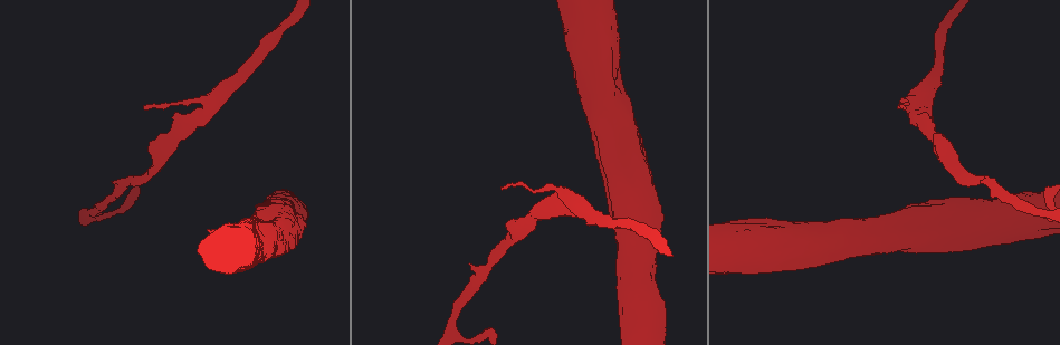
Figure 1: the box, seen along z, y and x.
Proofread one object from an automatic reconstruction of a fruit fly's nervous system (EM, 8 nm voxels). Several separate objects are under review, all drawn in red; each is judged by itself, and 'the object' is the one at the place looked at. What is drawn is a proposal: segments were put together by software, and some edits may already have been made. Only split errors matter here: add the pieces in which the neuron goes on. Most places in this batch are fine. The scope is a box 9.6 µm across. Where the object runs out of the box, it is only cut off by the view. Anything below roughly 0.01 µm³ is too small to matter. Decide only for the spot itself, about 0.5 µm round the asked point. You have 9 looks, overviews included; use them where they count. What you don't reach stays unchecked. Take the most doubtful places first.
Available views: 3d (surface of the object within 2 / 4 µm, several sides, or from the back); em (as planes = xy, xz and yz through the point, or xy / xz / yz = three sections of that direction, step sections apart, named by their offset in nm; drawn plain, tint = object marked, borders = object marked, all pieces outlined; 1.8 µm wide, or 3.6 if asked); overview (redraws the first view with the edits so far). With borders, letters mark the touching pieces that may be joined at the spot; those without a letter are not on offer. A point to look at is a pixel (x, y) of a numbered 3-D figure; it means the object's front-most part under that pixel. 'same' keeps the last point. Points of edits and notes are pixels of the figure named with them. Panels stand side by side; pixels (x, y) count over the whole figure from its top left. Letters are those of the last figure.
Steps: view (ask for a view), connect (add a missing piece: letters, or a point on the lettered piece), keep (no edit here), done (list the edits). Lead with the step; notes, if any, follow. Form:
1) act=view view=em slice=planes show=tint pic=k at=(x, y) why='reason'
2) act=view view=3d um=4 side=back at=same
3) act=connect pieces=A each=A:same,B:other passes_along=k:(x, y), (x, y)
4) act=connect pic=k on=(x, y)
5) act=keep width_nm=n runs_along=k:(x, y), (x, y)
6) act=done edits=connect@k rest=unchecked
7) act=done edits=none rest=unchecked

act=view view=em um=3.6 slice=yz step=16 show=tint pic=1 at=(210, 107)

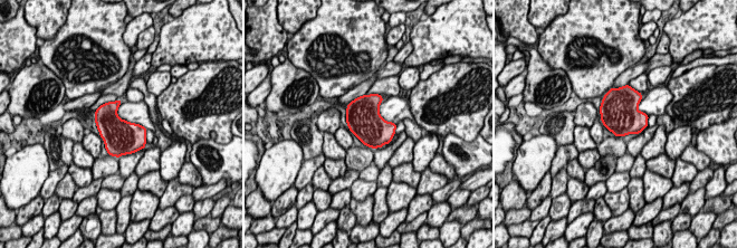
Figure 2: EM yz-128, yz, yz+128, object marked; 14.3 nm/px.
act=view view=em um=3.6 slice=planes show=borders at=same

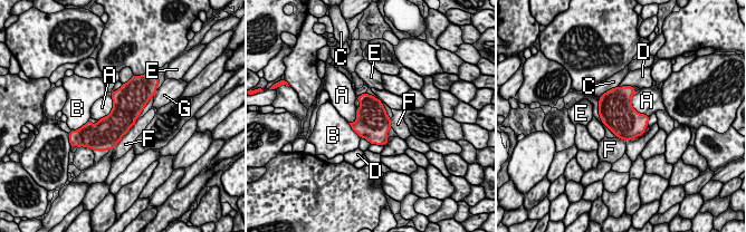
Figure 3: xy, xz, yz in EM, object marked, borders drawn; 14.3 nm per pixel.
act=keep each=A:other,B:other,C:other,D:other,E:other,F:other,G:other border=3:(111, 93), (113, 108), (98, 121) found='no lettered piece goes on from it'

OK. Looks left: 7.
act=view view=3d um=2 pic=1 at=(904, 109) why='thin end'

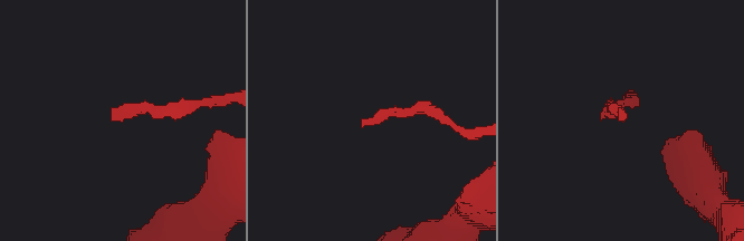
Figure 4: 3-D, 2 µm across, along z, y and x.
act=view view=em slice=planes show=borders pic=4 at=(362, 127)

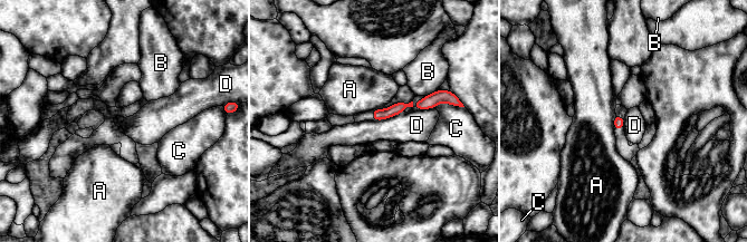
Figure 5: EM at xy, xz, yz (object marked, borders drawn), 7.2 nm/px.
act=keep longest_contact=D:240nm each=A:other,B:other,C:other,D:other found='none of them fits'

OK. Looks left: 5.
act=view view=em slice=planes show=borders pic=1 at=(1048, 212) why='abrupt turn'

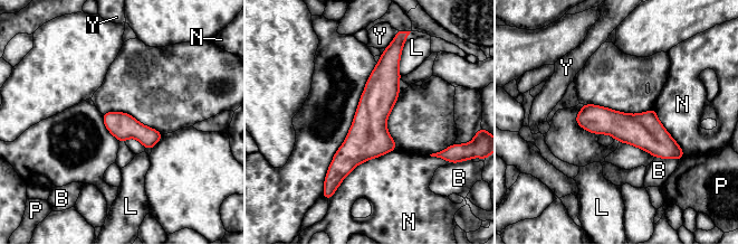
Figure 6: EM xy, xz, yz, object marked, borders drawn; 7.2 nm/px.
act=keep each=B:other,L:other,N:other,P:other,Y:other found='no lettered piece goes on from it'

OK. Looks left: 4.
act=view view=em slice=planes show=borders pic=1 at=(158, 165) why='thick turns thin'

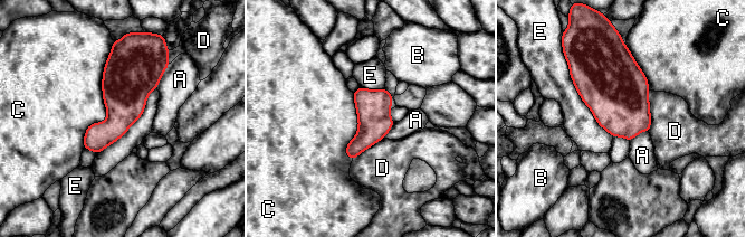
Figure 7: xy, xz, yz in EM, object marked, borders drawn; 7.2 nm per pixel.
act=keep each=A:other,B:other,C:other,D:other,E:other border=7:(114, 40), (106, 117), (83, 148) found='none of them fits'

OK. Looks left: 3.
act=done edits=none rest=unchecked

